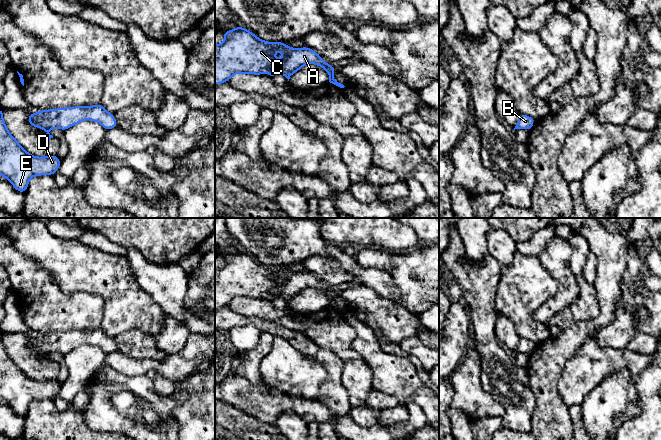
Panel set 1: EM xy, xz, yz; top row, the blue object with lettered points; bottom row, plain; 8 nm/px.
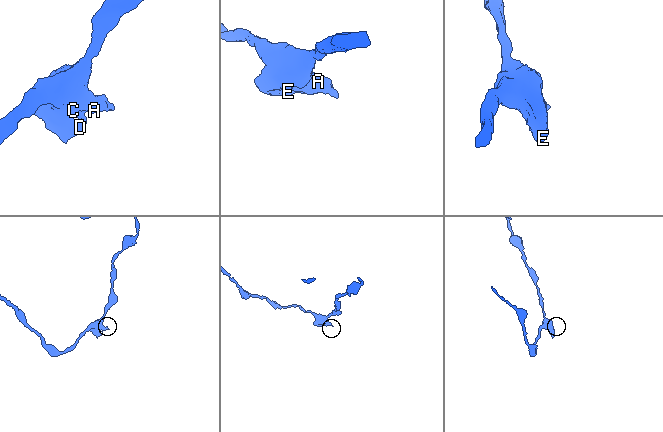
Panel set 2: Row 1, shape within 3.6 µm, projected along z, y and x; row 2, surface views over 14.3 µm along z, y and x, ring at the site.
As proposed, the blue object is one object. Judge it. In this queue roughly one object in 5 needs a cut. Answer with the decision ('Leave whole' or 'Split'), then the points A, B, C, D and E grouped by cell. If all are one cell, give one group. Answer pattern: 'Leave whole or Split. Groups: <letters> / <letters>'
Leave whole. Groups: A B C D E

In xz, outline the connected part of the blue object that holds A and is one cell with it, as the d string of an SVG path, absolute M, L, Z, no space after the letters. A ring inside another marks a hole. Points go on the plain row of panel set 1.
M241 249L233 254L223 255L224 266L215 268L215 309L226 307L235 298L253 298L274 302L277 298L285 300L288 305L294 296L301 294L306 288L314 288L322 291L329 298L329 306L344 312L334 302L335 290L329 289L313 273L309 271L288 271L286 266L267 266L258 262L253 256ZM275 275L281 275L283 283L274 281Z

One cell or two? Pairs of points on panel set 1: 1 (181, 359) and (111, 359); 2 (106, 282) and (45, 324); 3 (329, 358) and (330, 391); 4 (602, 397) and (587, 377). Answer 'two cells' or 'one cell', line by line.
1: one cell
2: two cells
3: one cell
4: two cells

